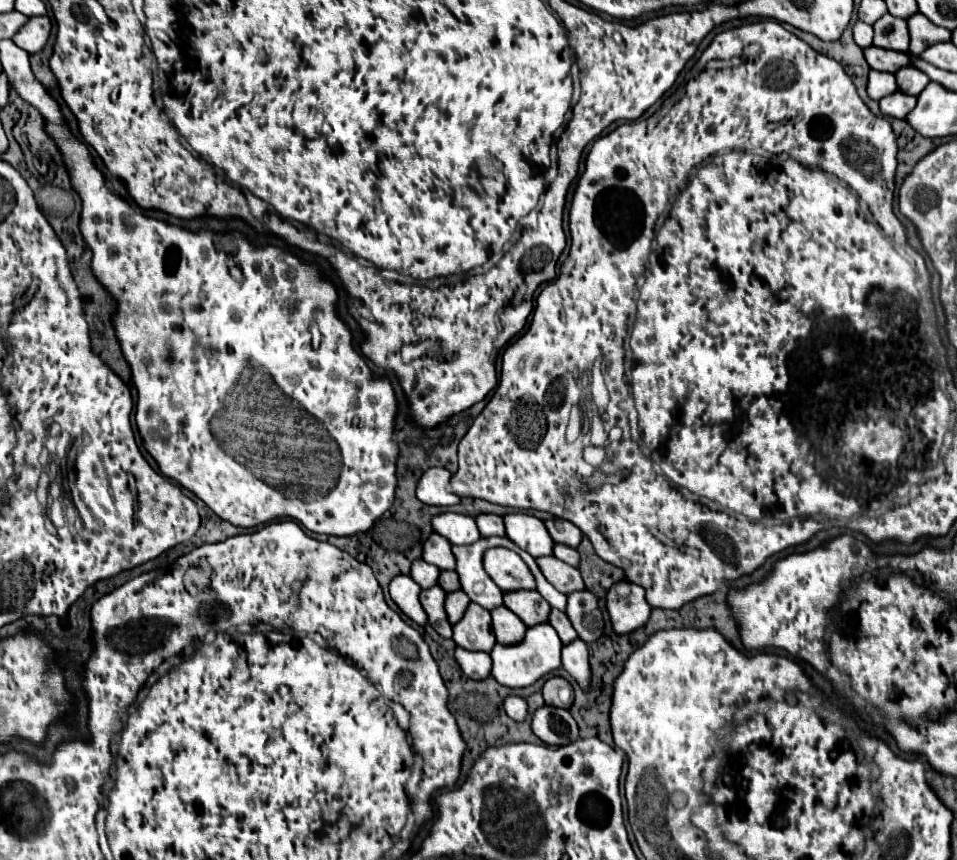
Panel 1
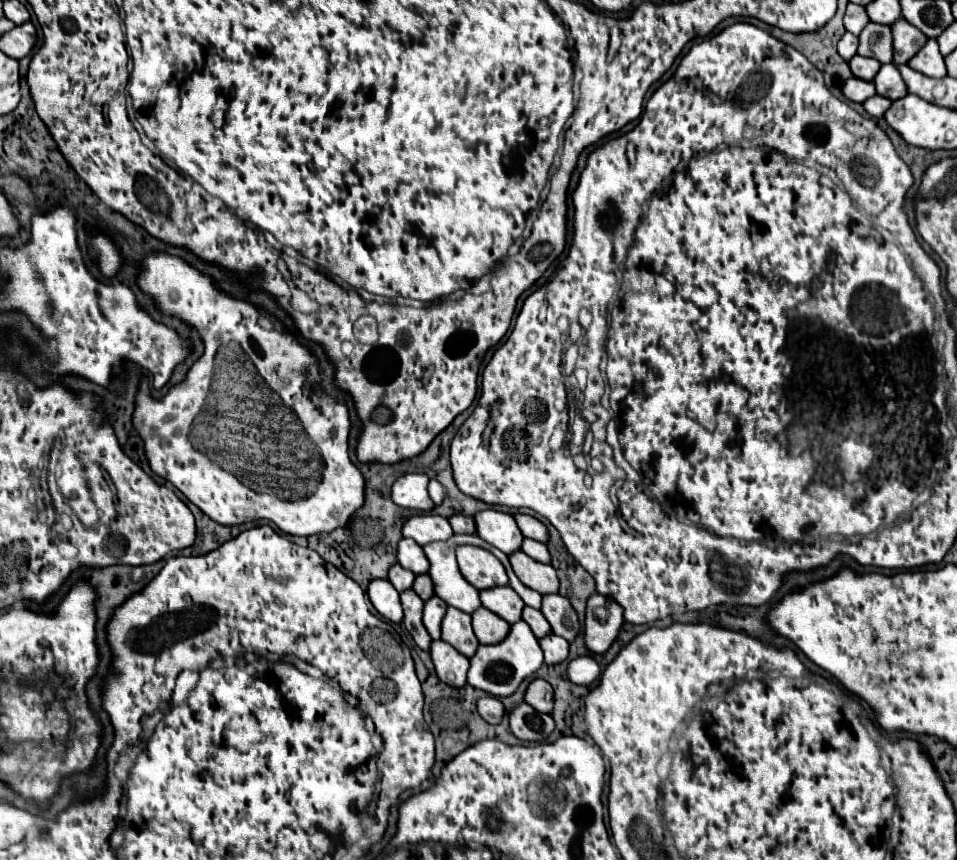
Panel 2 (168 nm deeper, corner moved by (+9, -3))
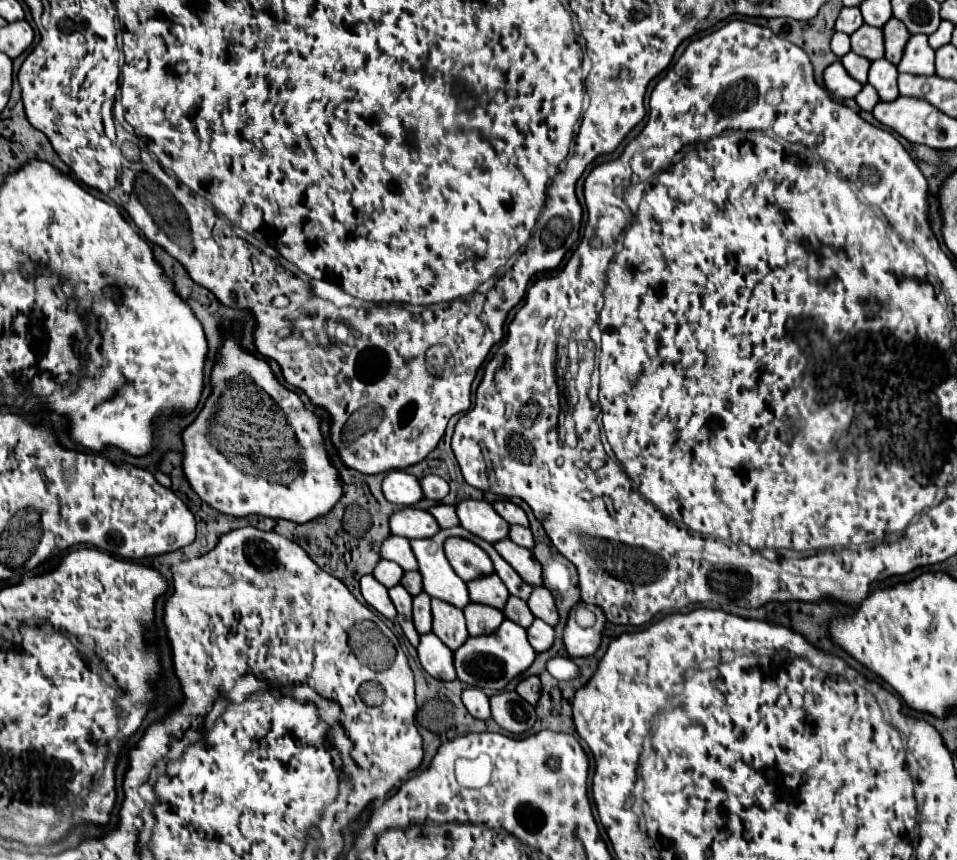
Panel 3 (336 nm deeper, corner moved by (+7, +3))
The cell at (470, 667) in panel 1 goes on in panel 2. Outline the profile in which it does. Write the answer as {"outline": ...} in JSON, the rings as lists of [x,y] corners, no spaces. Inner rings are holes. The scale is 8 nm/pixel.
{"outline":[[[433,641],[429,653],[431,653],[435,673],[443,683],[451,687],[465,685],[467,667],[469,667],[469,659],[465,655],[461,655],[449,643],[443,643],[443,641]]]}

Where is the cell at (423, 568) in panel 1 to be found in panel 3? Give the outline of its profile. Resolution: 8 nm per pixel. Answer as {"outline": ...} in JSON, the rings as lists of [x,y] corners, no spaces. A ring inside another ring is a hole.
{"outline":[[[387,559],[379,561],[379,563],[377,563],[377,567],[373,569],[373,575],[377,577],[377,581],[381,581],[385,587],[399,585],[399,581],[401,581],[401,577],[403,577],[403,573],[405,573],[405,571],[403,571],[397,563],[387,561]]]}

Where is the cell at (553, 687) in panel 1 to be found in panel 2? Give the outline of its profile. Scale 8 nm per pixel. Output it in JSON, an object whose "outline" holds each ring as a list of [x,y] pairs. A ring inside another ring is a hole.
{"outline":[[[535,679],[525,691],[525,701],[539,713],[551,713],[553,709],[553,687],[545,679]]]}

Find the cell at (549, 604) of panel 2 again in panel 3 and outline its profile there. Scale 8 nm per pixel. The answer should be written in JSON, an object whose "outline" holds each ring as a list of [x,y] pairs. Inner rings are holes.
{"outline":[[[535,587],[529,601],[527,601],[531,613],[539,619],[543,619],[545,623],[549,623],[551,627],[555,627],[559,623],[559,611],[557,611],[557,603],[553,599],[553,593],[549,593],[549,589],[545,587]]]}

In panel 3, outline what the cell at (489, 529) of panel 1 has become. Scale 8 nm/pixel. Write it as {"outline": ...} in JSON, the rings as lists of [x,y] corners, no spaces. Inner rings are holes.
{"outline":[[[439,503],[439,505],[431,507],[429,513],[433,513],[433,517],[437,517],[441,529],[447,529],[447,527],[455,527],[455,525],[459,525],[459,517],[457,517],[457,511],[455,511],[453,505]]]}

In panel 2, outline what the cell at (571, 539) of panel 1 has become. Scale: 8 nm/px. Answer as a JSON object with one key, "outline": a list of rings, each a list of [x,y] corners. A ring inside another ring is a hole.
{"outline":[[[515,513],[513,515],[513,519],[515,519],[515,523],[517,523],[517,527],[519,527],[519,531],[525,535],[525,537],[529,537],[529,539],[535,539],[535,541],[547,541],[547,529],[545,529],[545,525],[543,523],[539,523],[535,517],[531,517],[531,515],[521,515],[521,513]]]}

